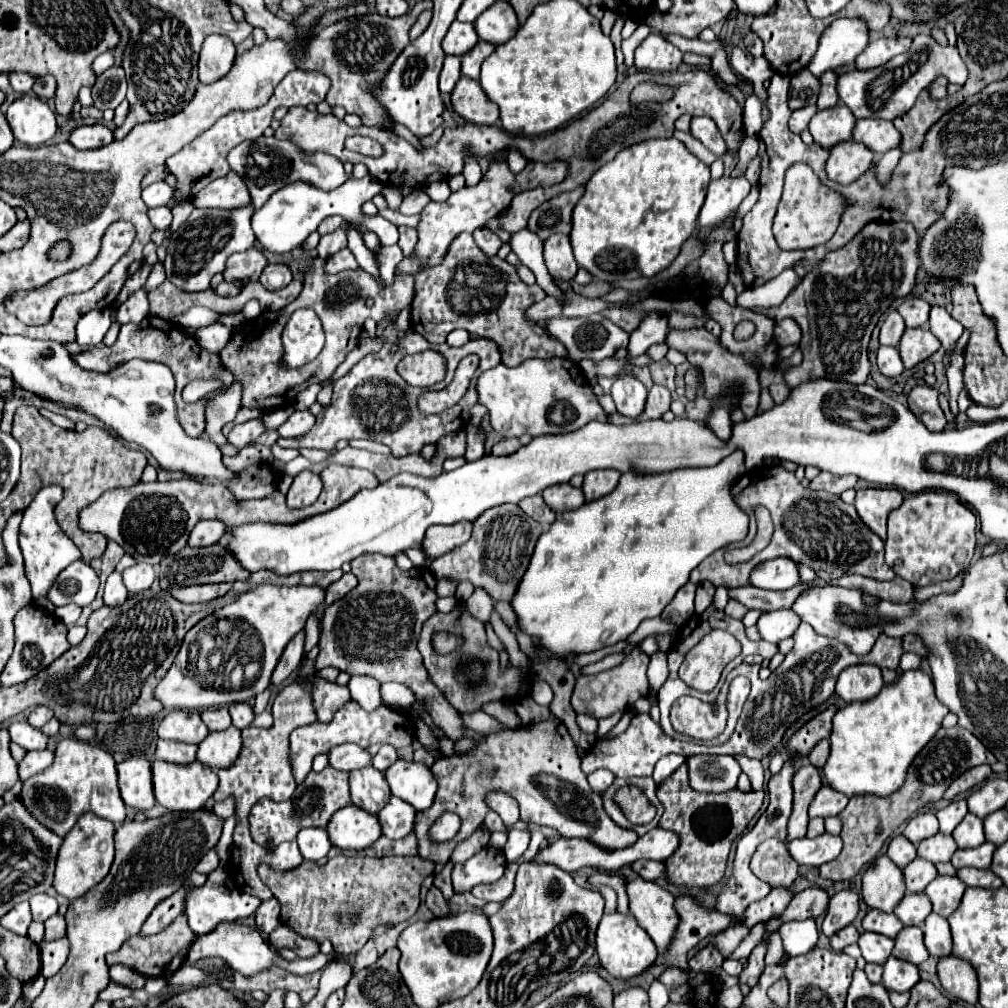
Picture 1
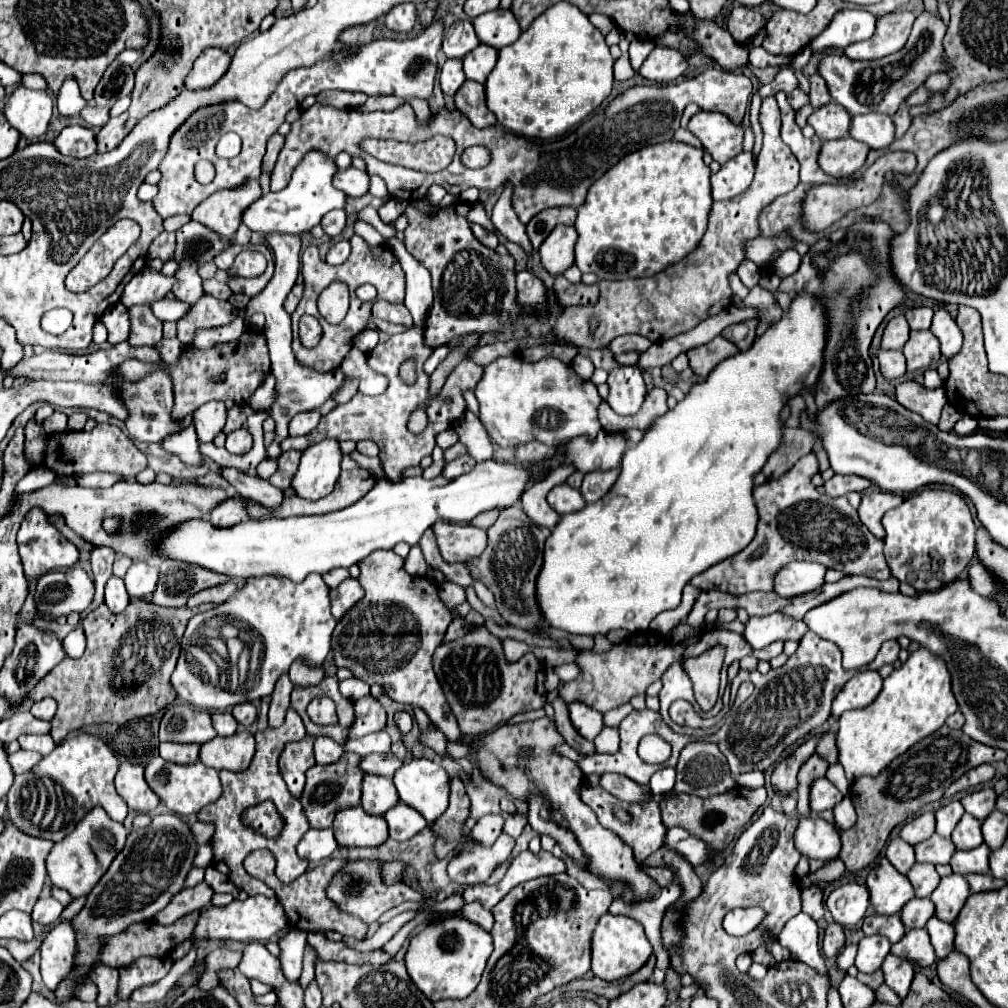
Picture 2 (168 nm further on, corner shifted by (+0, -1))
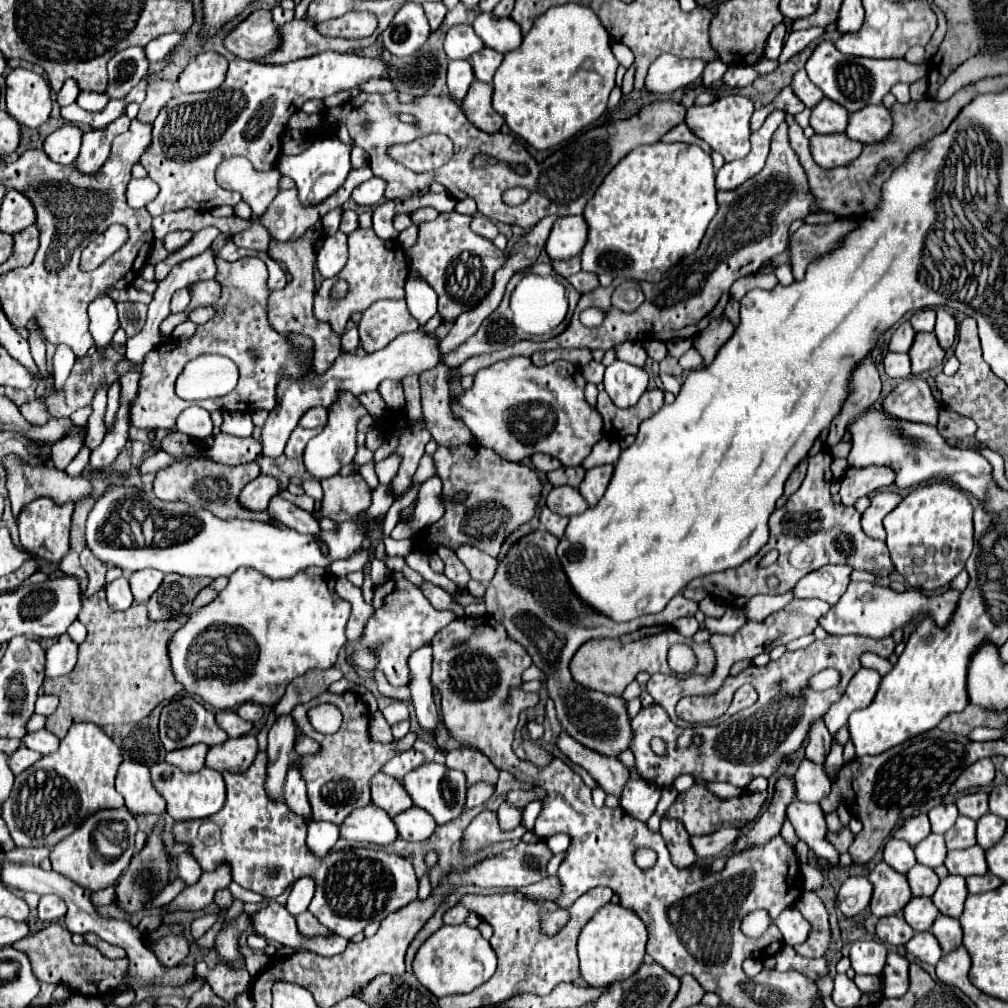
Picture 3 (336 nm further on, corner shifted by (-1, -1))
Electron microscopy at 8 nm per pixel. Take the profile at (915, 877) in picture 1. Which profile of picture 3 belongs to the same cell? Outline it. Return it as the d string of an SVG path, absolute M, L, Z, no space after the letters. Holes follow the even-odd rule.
M916 864L908 870L906 874L908 882L910 882L910 888L912 888L912 894L914 896L932 896L938 888L938 876L932 868L928 866L922 866L922 864Z

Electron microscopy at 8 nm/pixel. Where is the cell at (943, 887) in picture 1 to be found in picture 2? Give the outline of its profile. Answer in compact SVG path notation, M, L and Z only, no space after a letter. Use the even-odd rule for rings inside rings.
M951 874L941 878L941 884L931 894L931 900L937 908L935 916L945 922L955 922L967 898L969 898L969 884L965 876Z

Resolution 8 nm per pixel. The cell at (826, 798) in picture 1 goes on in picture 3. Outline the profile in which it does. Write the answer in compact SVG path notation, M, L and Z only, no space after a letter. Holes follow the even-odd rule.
M800 764L794 774L796 784L796 798L802 802L818 804L822 798L830 794L832 782L828 780L826 772L818 764Z

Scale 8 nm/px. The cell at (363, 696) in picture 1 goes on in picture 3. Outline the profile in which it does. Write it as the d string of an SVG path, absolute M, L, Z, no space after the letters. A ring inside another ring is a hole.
M396 700L396 702L392 702L390 706L386 706L382 714L384 714L384 718L388 720L388 724L394 726L394 724L398 724L398 722L408 720L408 706L406 706L404 702Z

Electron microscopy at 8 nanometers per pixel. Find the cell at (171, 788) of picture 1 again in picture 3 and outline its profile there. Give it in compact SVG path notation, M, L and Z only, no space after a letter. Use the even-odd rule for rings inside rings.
M160 762L154 764L150 768L150 776L152 776L152 784L154 788L160 792L160 796L166 800L166 810L174 820L194 820L194 818L208 818L212 814L216 814L222 806L224 806L224 798L226 798L226 788L224 788L224 780L222 774L218 770L212 768L202 768L200 772L192 772L186 774L180 768L168 764L168 762Z

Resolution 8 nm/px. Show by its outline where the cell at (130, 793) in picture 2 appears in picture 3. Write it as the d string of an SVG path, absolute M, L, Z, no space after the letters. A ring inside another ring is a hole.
M122 762L116 776L116 790L124 796L126 808L134 814L164 814L166 802L154 790L148 766L138 762Z

